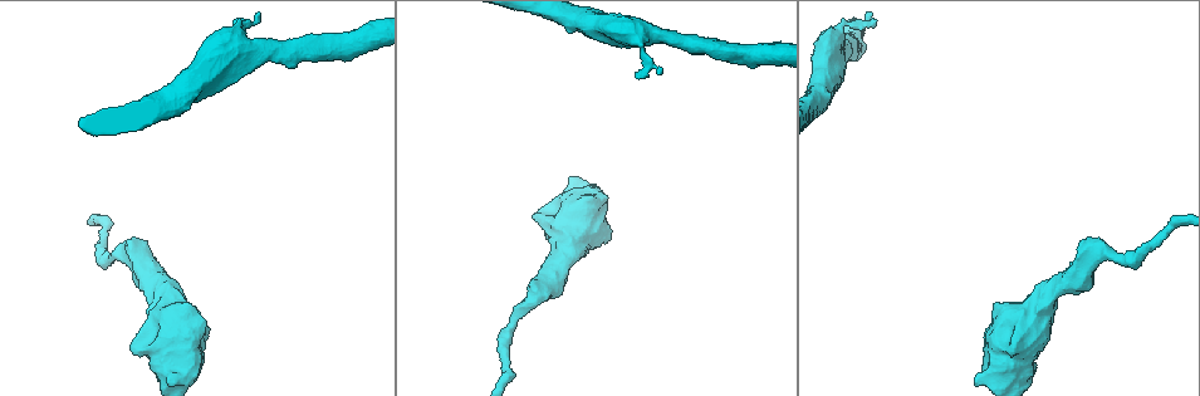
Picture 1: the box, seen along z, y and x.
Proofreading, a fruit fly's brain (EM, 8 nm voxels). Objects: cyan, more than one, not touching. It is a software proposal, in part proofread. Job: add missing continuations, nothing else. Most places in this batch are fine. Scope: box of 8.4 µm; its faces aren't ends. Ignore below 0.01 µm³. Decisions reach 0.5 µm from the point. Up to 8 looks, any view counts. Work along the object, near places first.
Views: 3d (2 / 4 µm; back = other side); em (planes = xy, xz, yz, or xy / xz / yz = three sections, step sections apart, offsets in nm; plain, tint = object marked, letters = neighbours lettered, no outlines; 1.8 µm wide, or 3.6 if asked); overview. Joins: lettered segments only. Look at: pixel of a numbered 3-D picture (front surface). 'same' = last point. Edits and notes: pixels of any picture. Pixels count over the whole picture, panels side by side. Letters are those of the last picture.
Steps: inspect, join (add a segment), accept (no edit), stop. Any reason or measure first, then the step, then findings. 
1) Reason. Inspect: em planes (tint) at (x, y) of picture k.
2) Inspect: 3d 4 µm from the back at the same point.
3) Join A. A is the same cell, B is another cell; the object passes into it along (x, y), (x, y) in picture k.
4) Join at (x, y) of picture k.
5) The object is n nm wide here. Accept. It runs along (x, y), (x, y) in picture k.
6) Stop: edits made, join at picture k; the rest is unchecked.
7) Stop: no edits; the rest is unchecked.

Arms part here. Inspect: 3d 4 µm at (246, 47) of picture 1.

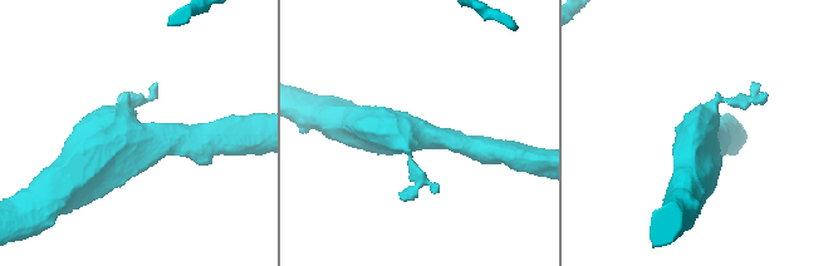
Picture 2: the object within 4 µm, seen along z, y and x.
3 arms meet here; now the EM. Inspect: em yz step 4 (tint) at (420, 133) of picture 2.

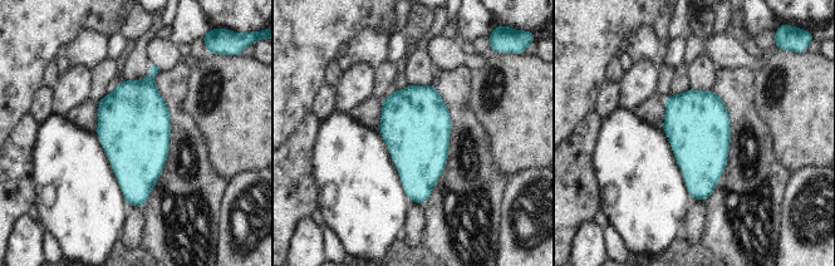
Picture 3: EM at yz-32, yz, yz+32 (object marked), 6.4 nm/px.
Inspect: em planes (letters) at the same point.

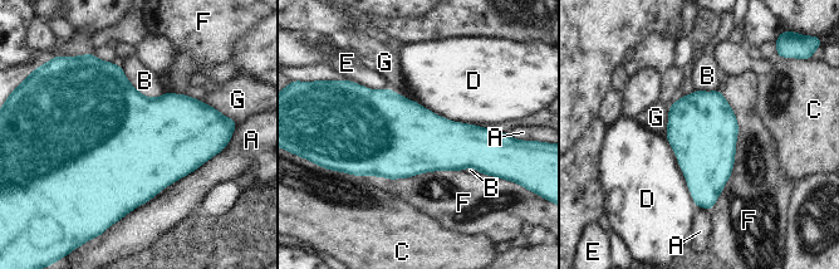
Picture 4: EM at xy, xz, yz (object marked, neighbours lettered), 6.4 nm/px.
The longest contact is with A, 850 nm. Accept. A, B, C, D, E, F and G are other cells; a border runs along (665, 135), (676, 155), (695, 205) in picture 4; no lettered segment goes on from it.

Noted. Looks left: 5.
Thick turns thin. Inspect: em xy step 16 (letters) at (133, 249) of picture 1.

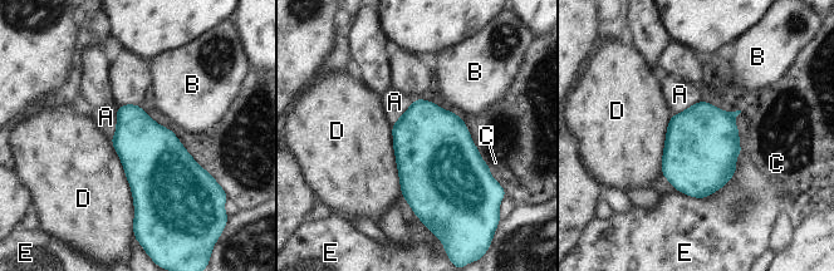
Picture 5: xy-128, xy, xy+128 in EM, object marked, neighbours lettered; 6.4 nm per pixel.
Accept. A, B, C, D and E are other cells; a border runs along (109, 139), (131, 188), (133, 223) in picture 5; no lettered segment goes on from it.

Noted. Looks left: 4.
Stops while still wide. Inspect: em 3.6 µm xz step 8 (letters) at (534, 212) of picture 1.

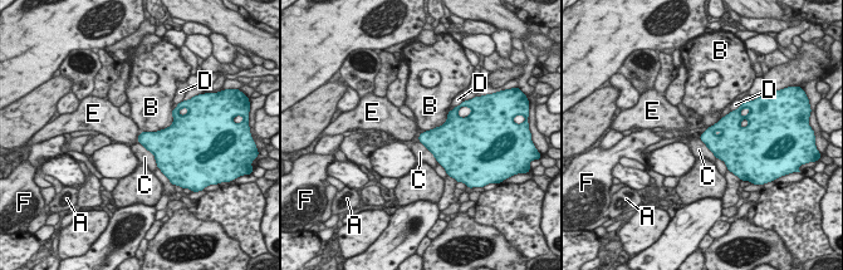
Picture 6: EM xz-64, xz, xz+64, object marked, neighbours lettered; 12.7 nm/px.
Accept. A, B, C, D, E and F are other cells; a border runs along (174, 109), (167, 127), (142, 132) in picture 6; none of them fits.

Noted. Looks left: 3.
Stop: no edits; the rest is unchecked.

